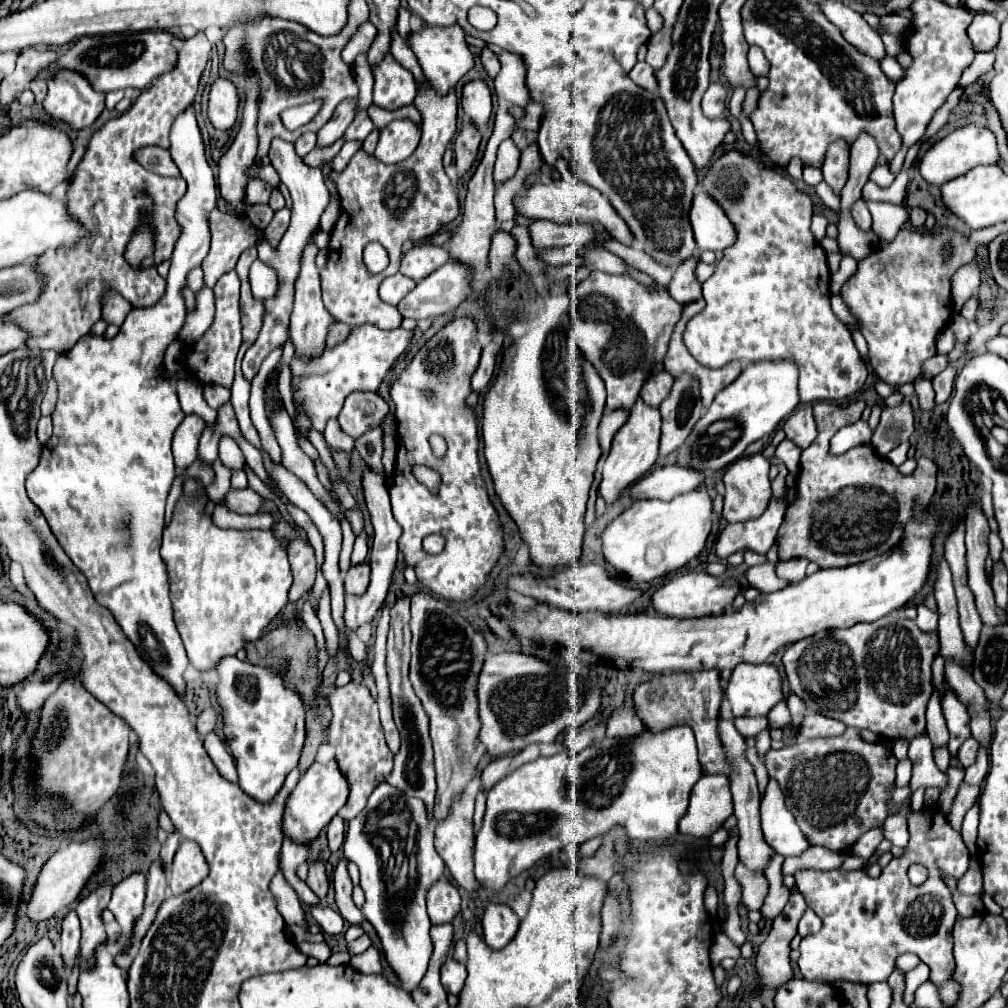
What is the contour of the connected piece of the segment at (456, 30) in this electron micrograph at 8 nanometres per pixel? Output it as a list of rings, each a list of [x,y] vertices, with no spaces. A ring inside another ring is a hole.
[[[425,25],[421,27],[421,31],[411,31],[411,35],[407,37],[407,43],[411,51],[415,53],[425,77],[435,87],[435,91],[441,95],[445,95],[473,67],[473,55],[469,51],[469,45],[465,41],[465,31],[461,27]]]

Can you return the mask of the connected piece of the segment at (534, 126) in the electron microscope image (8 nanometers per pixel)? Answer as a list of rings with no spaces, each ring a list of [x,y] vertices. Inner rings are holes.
[[[530,102],[524,108],[524,117],[515,123],[514,130],[531,130],[537,131],[541,125],[542,118],[545,114],[543,105],[535,102]]]

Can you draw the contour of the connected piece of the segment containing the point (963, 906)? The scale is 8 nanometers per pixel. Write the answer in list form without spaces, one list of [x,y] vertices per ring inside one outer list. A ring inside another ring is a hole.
[[[949,879],[947,885],[949,889],[953,891],[953,901],[955,901],[955,907],[959,911],[959,917],[973,917],[973,915],[981,915],[985,911],[983,907],[983,901],[981,901],[981,895],[959,895],[957,889],[955,889],[955,879]]]

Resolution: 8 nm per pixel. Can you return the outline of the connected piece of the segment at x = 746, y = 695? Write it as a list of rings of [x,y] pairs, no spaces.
[[[761,663],[761,665],[737,665],[731,673],[729,685],[725,689],[725,697],[731,703],[733,715],[767,715],[769,709],[779,703],[783,699],[783,691],[781,691],[781,677],[779,671],[769,665],[769,663]]]

